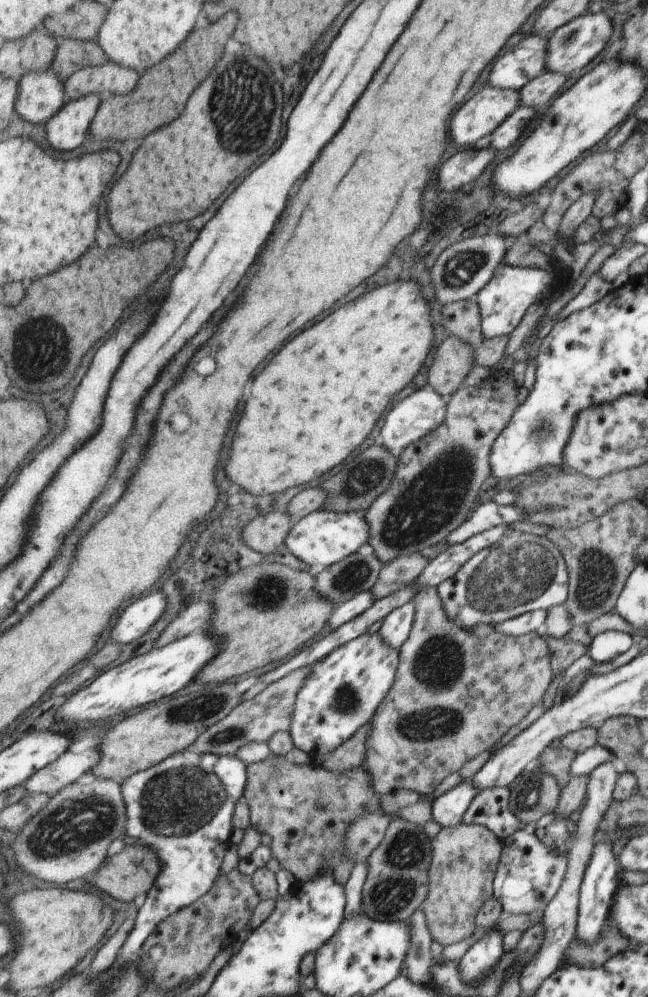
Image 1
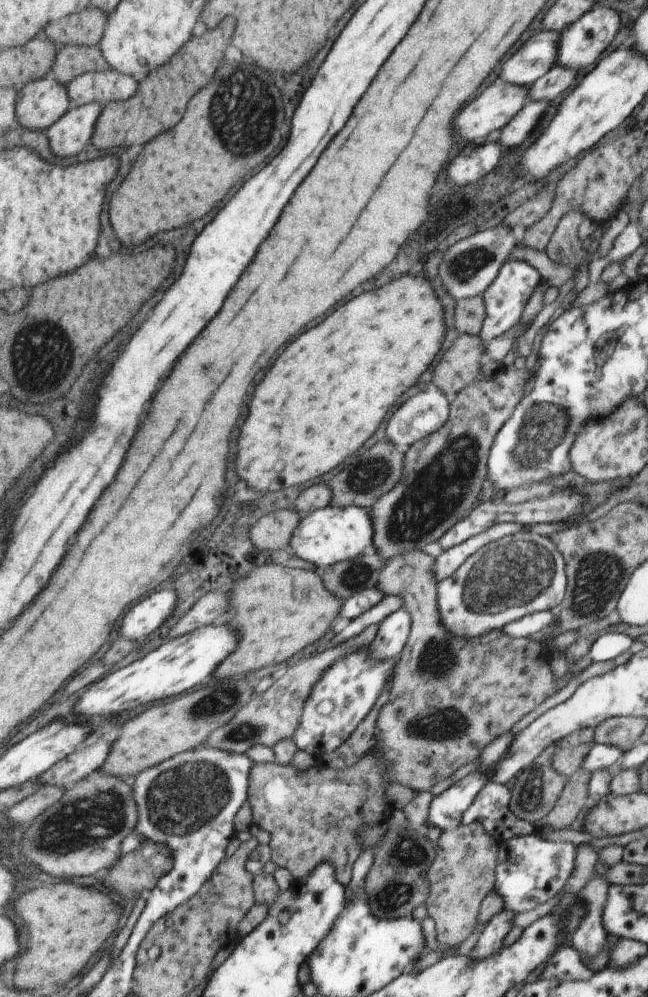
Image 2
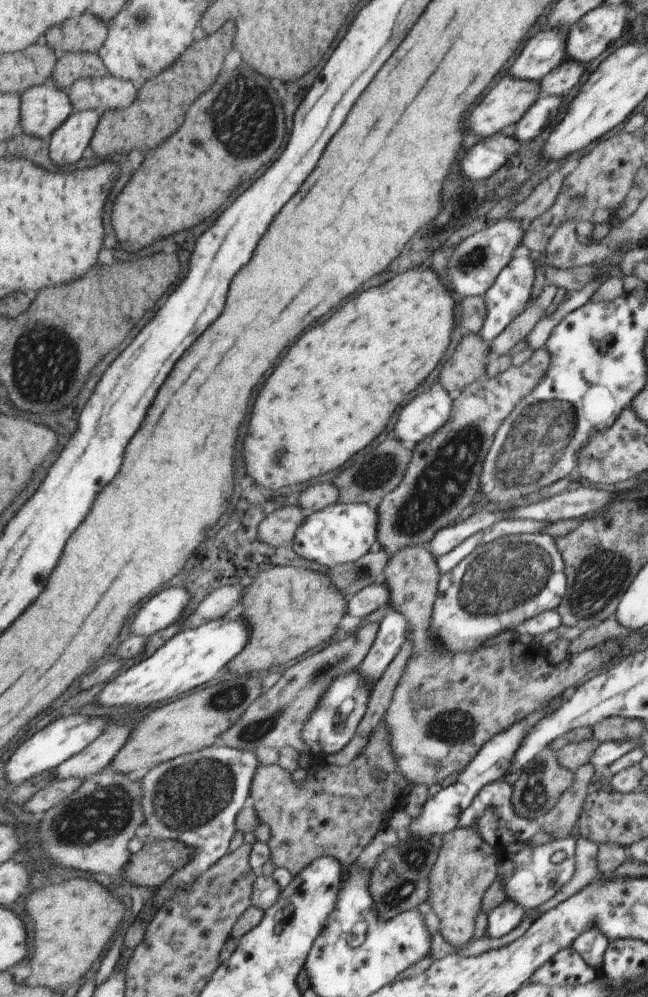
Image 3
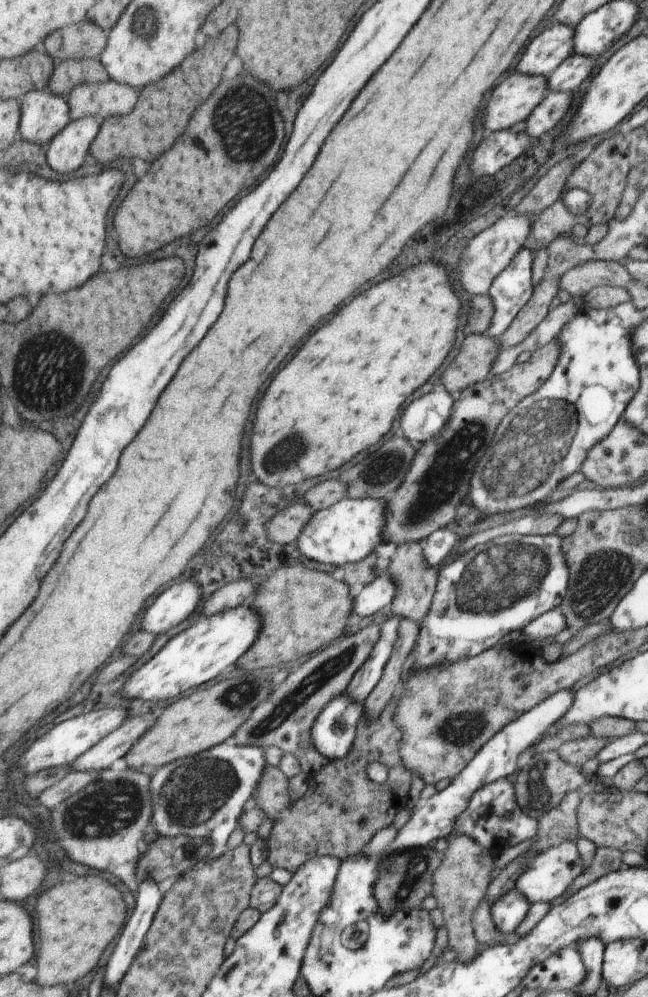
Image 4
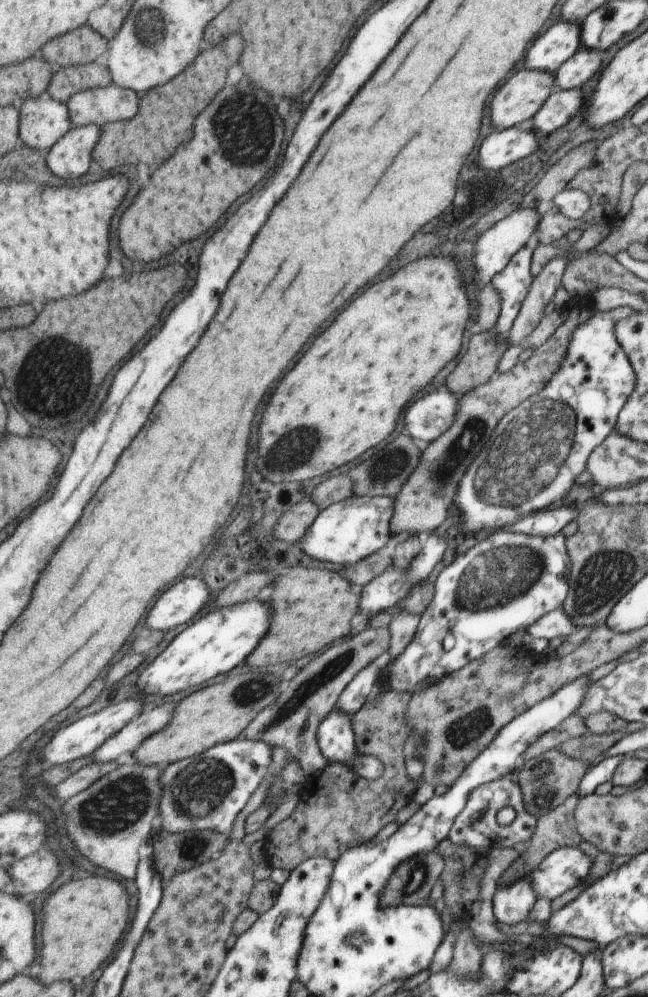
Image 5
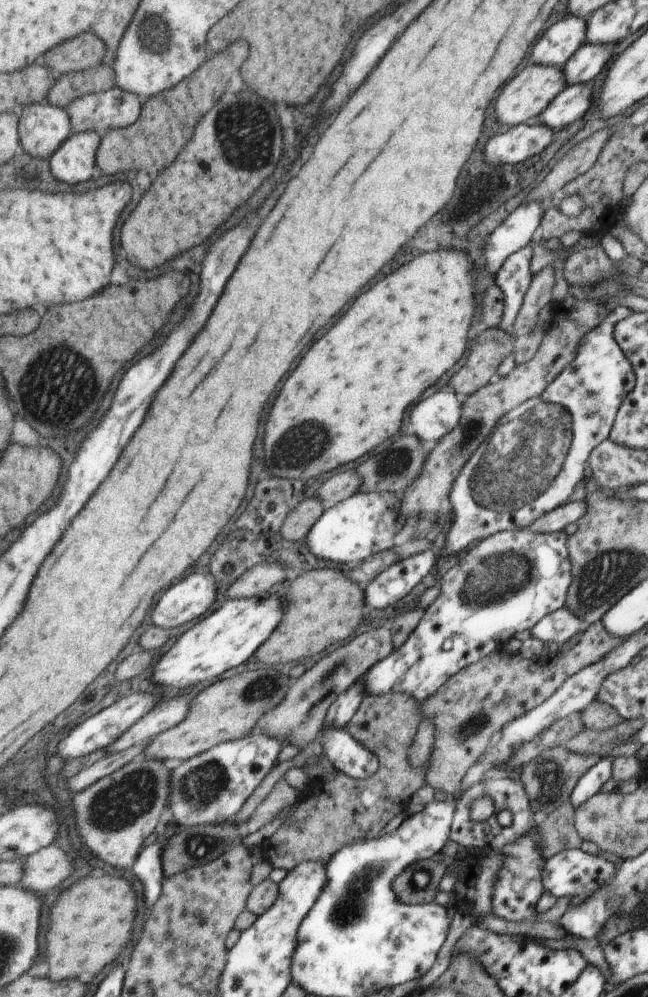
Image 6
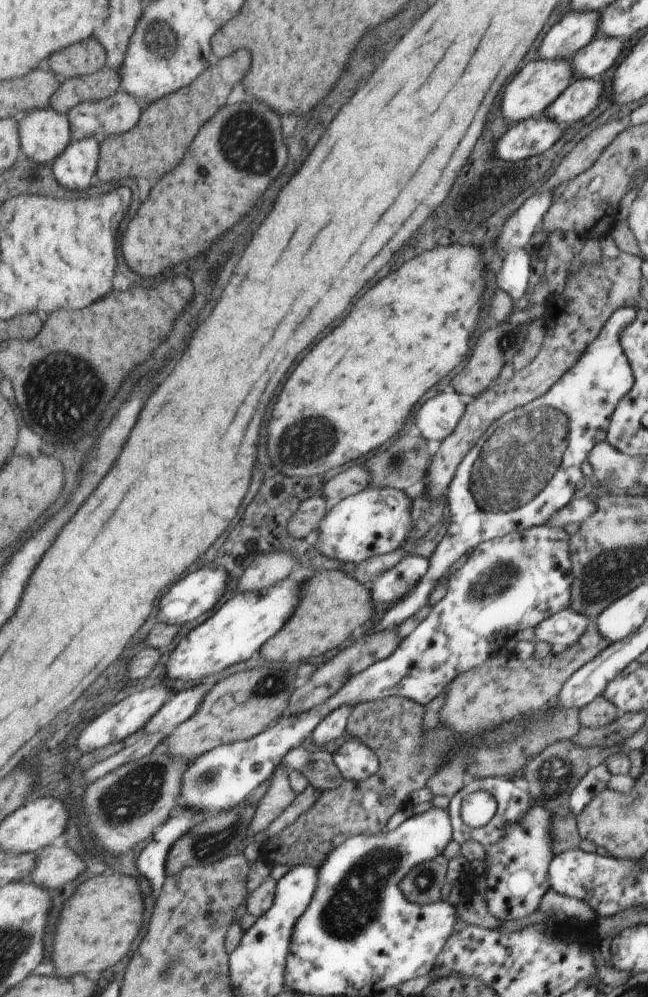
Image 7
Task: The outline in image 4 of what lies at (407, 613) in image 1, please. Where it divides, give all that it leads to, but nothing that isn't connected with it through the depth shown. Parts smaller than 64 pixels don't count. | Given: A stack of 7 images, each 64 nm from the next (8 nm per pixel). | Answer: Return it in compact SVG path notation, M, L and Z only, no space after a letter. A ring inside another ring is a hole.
M390 614L388 620L381 626L382 635L379 643L375 645L371 657L359 669L352 680L351 687L348 688L348 694L352 696L352 700L356 700L356 704L365 704L366 698L380 682L388 658L392 656L392 648L398 638L398 628L400 628L400 617Z

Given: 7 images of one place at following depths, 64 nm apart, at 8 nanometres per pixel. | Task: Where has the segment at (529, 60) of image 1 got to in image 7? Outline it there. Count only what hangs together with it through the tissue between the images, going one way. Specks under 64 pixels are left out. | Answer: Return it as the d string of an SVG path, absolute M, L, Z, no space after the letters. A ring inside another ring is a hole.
M601 11L570 12L546 34L540 56L542 58L570 59L582 47L596 38Z

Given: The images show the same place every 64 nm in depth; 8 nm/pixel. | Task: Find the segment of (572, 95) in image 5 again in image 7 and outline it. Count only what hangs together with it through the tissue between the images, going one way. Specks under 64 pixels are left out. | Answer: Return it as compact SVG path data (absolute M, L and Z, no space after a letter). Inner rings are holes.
M579 78L551 104L548 117L566 126L586 118L600 104L604 94L601 80Z

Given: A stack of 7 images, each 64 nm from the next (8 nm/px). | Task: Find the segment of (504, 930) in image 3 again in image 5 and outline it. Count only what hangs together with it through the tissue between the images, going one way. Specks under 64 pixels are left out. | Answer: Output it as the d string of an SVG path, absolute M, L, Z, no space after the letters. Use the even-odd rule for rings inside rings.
M528 873L512 886L497 888L493 897L493 914L498 923L516 925L526 921L537 900L535 889L528 882Z

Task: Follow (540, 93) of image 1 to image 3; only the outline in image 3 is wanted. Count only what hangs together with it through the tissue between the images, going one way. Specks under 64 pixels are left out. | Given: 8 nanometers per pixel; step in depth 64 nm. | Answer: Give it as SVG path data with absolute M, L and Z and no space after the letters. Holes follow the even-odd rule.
M565 60L538 81L540 92L548 96L566 96L572 88L578 86L578 82L584 76L584 72L586 72L584 64Z

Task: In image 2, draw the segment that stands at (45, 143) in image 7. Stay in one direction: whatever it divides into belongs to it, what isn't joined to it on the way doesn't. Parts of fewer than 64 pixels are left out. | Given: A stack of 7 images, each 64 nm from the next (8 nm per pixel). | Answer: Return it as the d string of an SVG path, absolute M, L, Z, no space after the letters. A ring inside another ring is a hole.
M56 76L34 80L19 94L18 125L48 131L71 112L73 103L68 87Z

